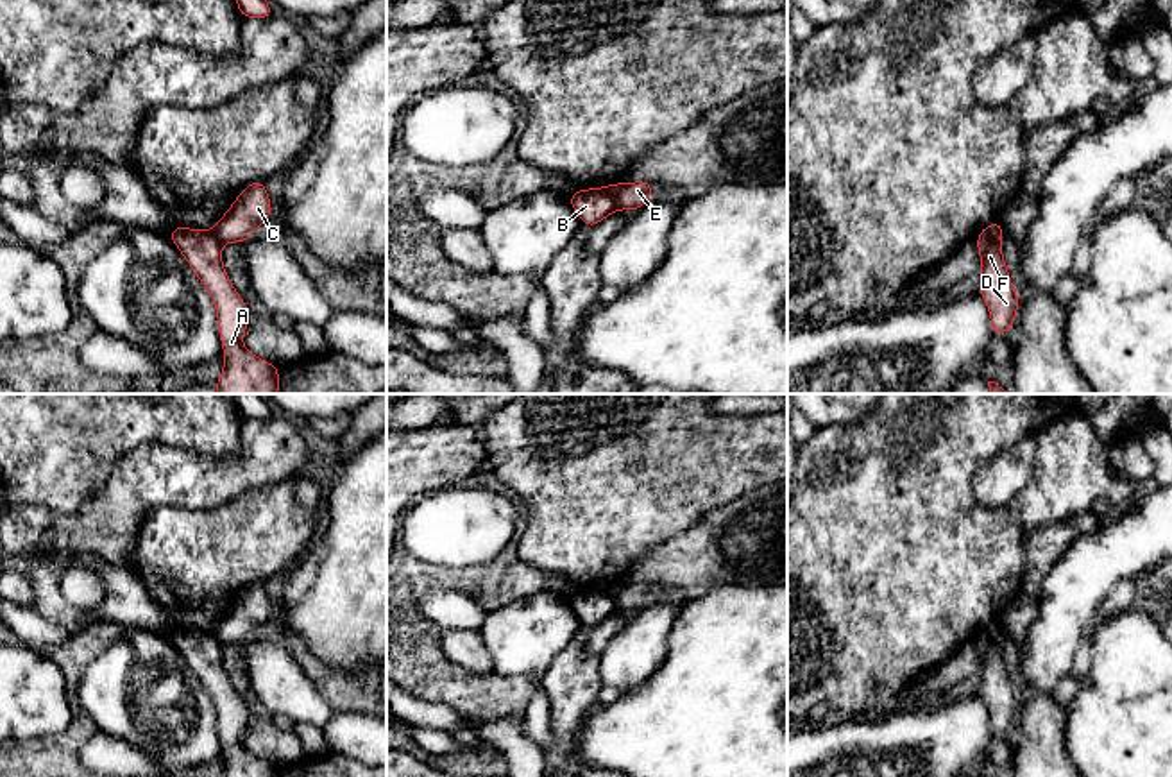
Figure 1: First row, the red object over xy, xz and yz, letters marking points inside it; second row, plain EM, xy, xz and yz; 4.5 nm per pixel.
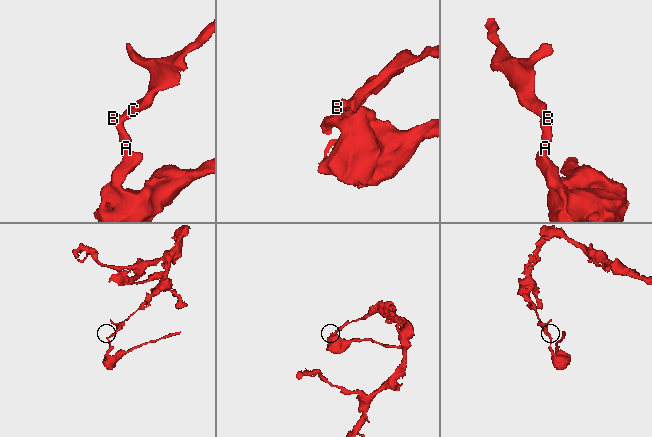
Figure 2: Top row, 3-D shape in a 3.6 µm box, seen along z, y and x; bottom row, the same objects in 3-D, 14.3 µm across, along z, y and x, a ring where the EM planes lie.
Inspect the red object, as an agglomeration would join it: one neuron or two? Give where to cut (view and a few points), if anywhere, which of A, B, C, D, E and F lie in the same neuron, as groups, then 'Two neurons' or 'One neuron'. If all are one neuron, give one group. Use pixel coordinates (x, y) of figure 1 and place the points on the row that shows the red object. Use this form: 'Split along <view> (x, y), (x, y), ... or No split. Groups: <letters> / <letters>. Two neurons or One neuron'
Split along xz (621, 183), (616, 194), (616, 208). Groups: A B D F / C E. Two neurons

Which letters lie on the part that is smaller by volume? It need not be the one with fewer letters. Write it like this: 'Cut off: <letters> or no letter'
Cut off: A, B, D, F

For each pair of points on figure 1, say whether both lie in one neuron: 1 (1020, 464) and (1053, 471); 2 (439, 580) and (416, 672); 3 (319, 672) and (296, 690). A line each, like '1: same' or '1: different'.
1: different
2: same
3: different

